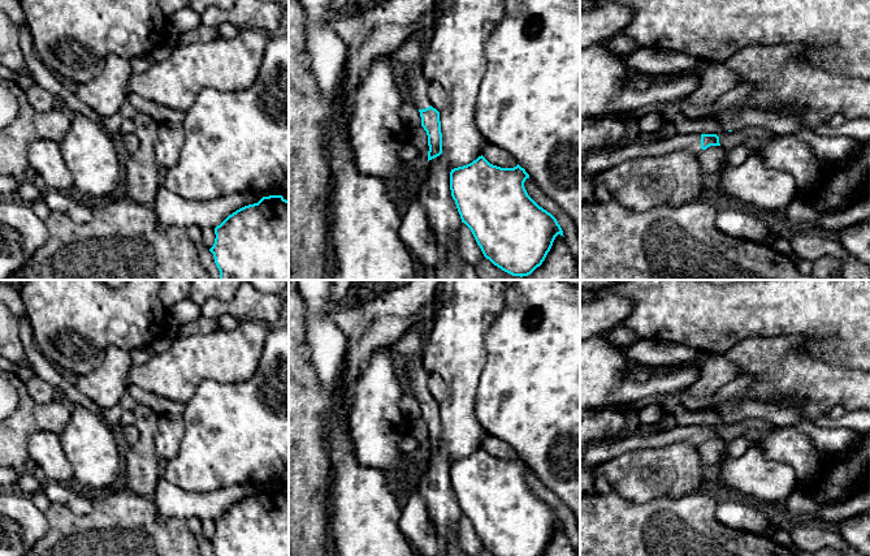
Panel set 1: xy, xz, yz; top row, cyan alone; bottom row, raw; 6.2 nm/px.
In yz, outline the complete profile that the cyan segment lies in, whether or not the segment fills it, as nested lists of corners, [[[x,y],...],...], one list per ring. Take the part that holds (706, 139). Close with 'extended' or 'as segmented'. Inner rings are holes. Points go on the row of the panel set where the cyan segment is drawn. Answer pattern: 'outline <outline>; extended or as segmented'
outline [[[675,133],[663,141],[649,141],[644,135],[628,137],[618,150],[597,151],[583,155],[580,178],[597,177],[600,173],[640,158],[665,155],[676,150],[688,150],[697,156],[710,146],[720,146],[717,134],[680,134]]]; extended

